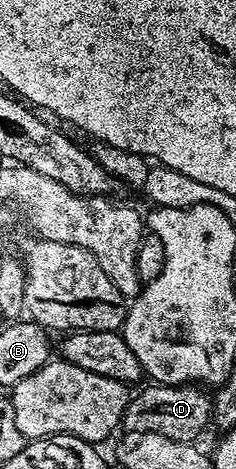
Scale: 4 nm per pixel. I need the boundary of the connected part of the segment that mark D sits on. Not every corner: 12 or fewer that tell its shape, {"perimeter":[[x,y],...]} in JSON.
{"perimeter":[[148,384],[127,402],[127,433],[198,442],[213,397],[198,384]]}

